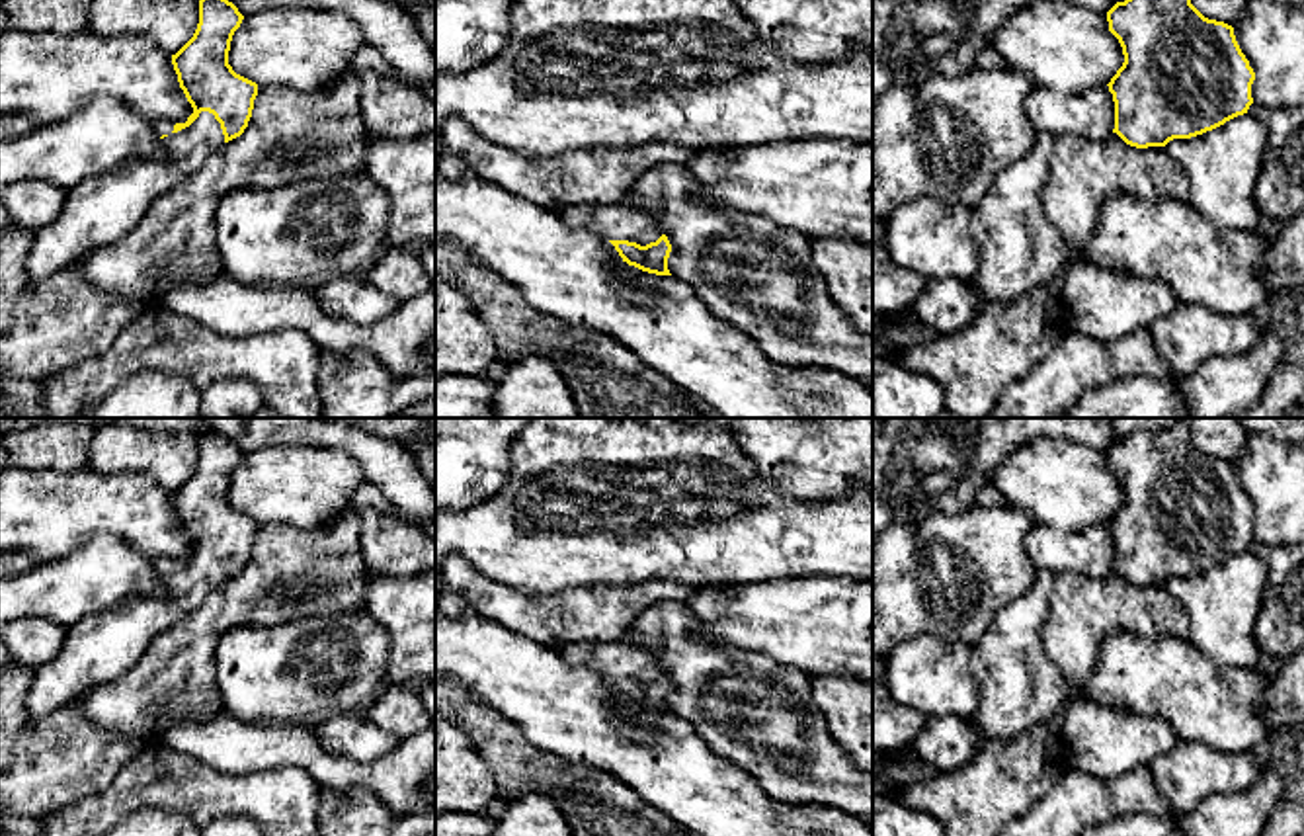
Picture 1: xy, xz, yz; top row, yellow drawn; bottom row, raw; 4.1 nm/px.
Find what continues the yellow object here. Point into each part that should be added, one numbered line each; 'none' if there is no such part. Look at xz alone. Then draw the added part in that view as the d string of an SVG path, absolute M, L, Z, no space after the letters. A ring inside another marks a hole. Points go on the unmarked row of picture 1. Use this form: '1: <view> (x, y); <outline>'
1: xz (621, 659); M627 641L617 643L570 643L558 647L560 656L574 666L588 666L607 678L629 678L640 684L662 674L660 660Z

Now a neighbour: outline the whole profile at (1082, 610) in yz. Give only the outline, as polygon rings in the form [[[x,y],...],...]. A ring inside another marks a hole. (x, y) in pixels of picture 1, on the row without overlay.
[[[1070,570],[1056,576],[1040,643],[1066,678],[1070,703],[1085,699],[1101,643],[1115,631],[1150,641],[1189,641],[1187,615],[1163,584],[1136,586],[1115,572],[1097,578]]]

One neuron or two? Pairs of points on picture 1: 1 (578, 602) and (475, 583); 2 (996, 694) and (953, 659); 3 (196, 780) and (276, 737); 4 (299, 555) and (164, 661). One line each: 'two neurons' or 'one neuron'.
1: one neuron
2: two neurons
3: two neurons
4: one neuron

